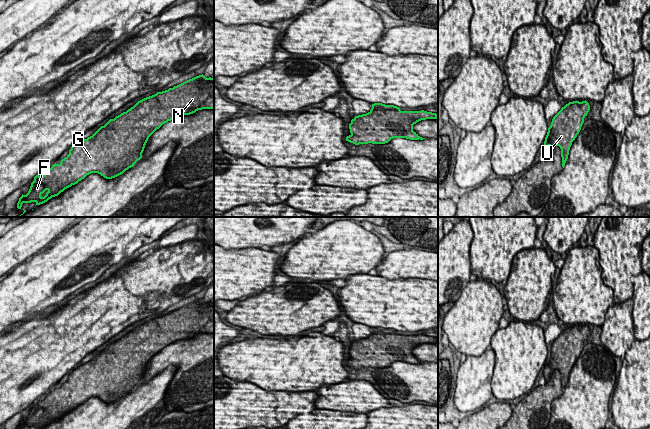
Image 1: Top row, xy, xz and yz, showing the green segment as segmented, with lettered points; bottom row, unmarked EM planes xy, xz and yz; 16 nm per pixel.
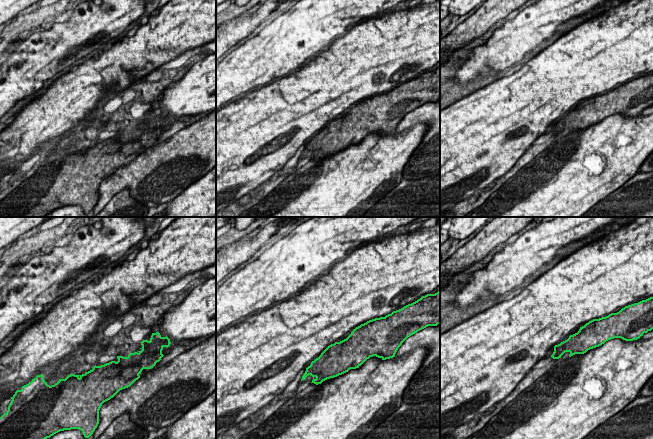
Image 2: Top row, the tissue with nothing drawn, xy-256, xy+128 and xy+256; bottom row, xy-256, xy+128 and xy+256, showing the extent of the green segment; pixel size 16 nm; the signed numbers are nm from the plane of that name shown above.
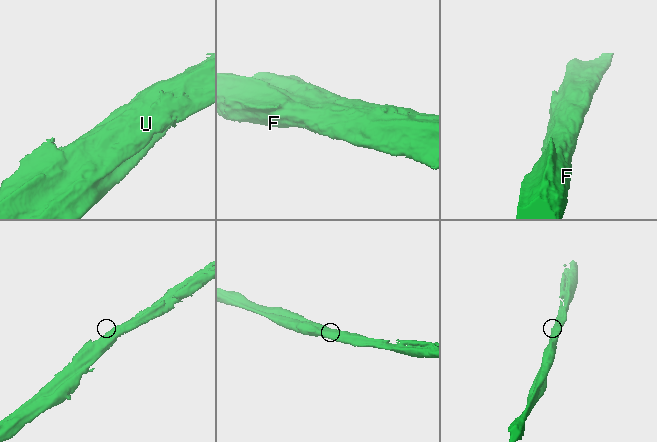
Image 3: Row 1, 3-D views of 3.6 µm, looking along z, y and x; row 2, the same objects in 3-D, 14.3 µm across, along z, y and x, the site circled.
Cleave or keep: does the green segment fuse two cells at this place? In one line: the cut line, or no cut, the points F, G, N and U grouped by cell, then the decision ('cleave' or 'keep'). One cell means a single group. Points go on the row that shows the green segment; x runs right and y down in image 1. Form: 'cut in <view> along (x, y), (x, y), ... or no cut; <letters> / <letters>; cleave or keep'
no cut; F G N U; keep

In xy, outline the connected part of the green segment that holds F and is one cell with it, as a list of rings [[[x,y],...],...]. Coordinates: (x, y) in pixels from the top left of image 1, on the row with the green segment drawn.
[[[203,74],[138,101],[126,112],[110,119],[92,136],[73,145],[69,154],[59,164],[52,165],[43,176],[36,175],[28,193],[19,198],[17,208],[21,209],[23,203],[43,204],[91,173],[98,173],[106,179],[123,174],[142,158],[149,137],[163,124],[202,109],[214,109],[214,78],[206,78]]]

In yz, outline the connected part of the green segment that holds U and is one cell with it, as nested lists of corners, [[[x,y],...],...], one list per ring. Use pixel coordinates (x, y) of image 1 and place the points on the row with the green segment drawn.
[[[586,100],[573,101],[562,107],[553,117],[544,141],[543,151],[546,159],[550,156],[553,148],[559,146],[564,168],[572,142],[579,134],[589,110],[590,105]]]

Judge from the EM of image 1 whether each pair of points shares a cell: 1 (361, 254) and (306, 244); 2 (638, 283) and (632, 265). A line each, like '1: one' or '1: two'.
1: one
2: two

